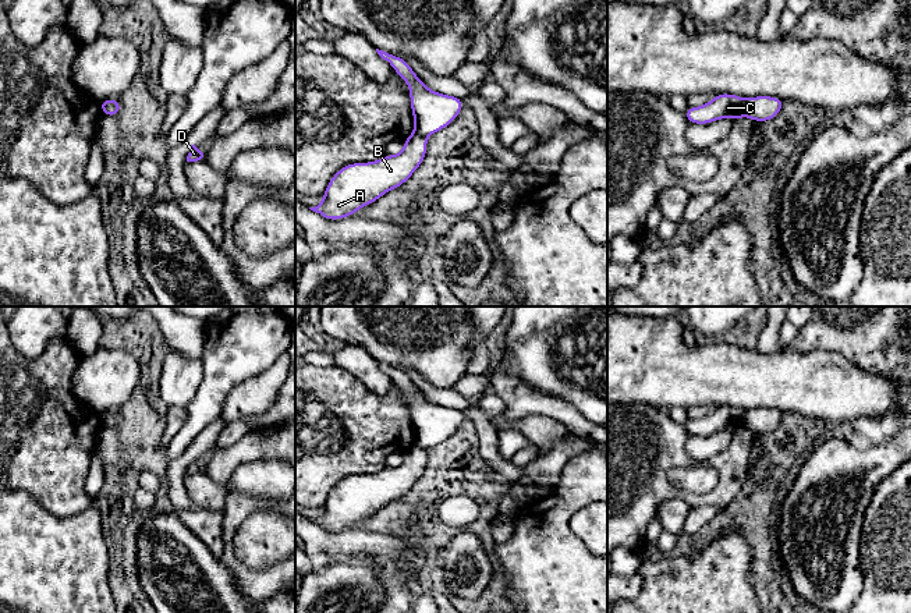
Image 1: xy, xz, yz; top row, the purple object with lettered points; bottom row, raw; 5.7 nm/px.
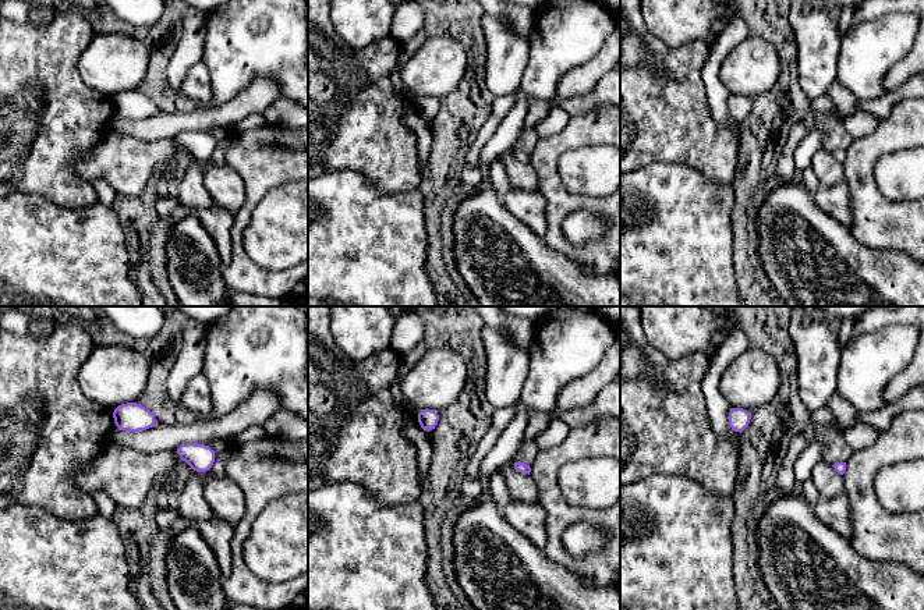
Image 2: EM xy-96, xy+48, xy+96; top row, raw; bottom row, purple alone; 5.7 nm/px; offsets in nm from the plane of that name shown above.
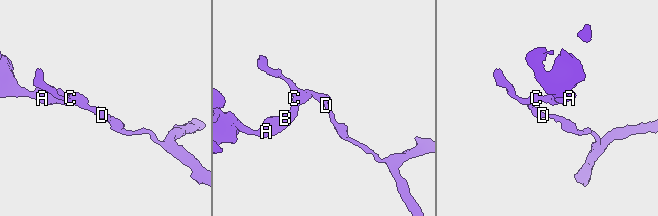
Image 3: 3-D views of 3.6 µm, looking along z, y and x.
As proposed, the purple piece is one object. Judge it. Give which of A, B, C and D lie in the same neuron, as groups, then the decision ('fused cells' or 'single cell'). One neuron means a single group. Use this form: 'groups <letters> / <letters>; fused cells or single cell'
groups A B / C D; fused cells

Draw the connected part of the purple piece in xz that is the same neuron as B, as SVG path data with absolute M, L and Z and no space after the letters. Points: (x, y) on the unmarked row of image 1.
M414 443L404 451L404 460L398 467L344 478L332 489L322 514L309 521L327 532L354 527L383 506L403 497L423 475L426 461L426 449Z

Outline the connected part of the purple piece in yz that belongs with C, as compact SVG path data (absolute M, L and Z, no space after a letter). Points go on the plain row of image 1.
M719 405L703 418L688 419L684 428L691 436L709 436L724 429L737 433L745 428L745 422L744 410L731 405Z

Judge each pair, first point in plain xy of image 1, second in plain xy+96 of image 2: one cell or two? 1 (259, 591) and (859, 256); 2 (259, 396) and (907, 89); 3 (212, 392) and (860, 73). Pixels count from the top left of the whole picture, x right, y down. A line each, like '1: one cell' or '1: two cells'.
1: two cells
2: two cells
3: one cell

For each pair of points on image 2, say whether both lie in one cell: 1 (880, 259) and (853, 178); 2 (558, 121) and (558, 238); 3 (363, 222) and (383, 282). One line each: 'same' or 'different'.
1: different
2: different
3: same

